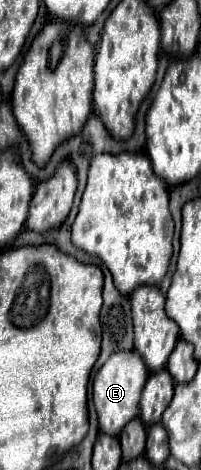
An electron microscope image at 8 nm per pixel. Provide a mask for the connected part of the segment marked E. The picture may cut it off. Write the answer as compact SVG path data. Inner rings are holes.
M114 352L108 358L108 362L98 370L98 374L94 376L92 398L94 398L96 412L98 412L100 430L104 434L118 436L124 430L124 426L138 416L140 394L142 394L148 374L150 372L148 372L146 364L142 362L142 358L138 358L136 352Z

